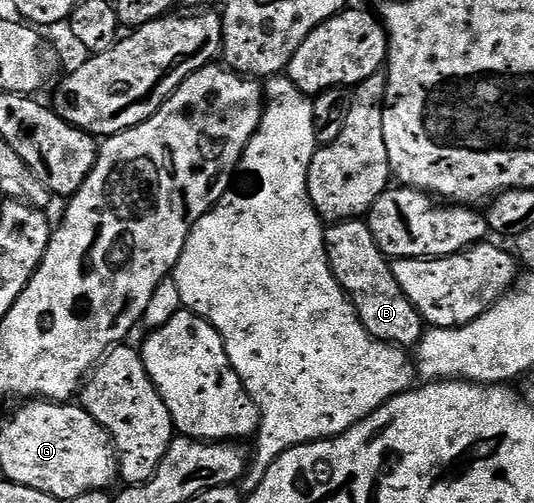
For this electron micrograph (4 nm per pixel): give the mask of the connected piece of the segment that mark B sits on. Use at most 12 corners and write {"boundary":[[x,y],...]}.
{"boundary":[[360,218],[326,227],[336,281],[371,337],[417,348],[423,317]]}

